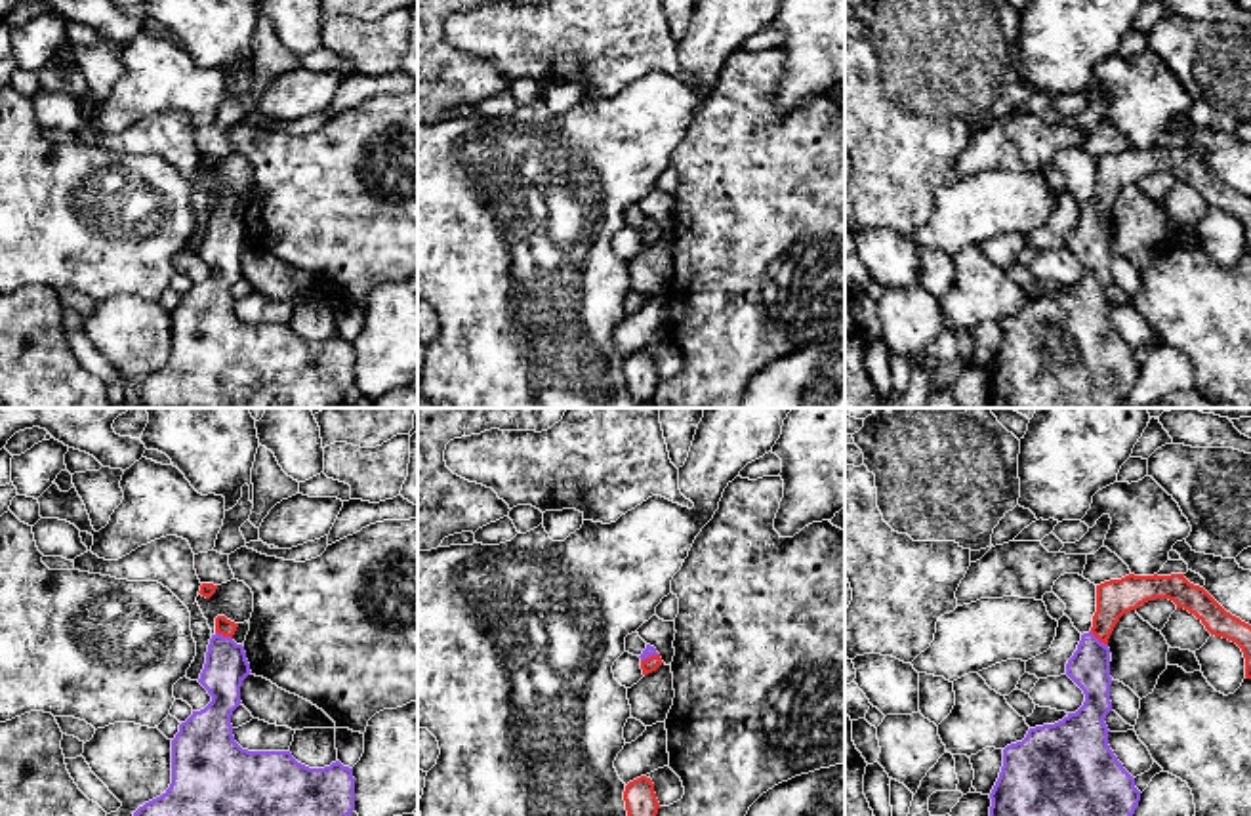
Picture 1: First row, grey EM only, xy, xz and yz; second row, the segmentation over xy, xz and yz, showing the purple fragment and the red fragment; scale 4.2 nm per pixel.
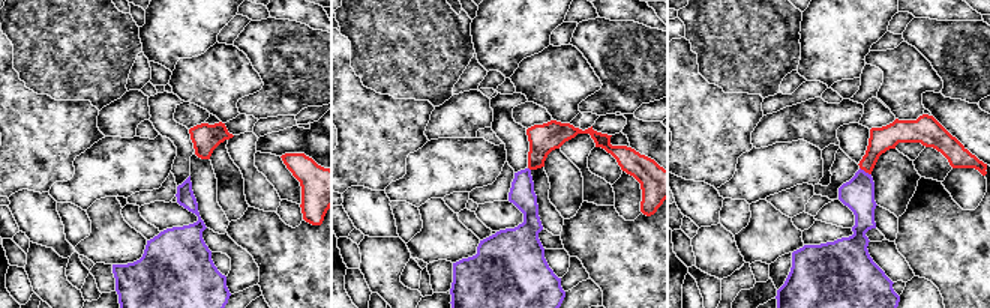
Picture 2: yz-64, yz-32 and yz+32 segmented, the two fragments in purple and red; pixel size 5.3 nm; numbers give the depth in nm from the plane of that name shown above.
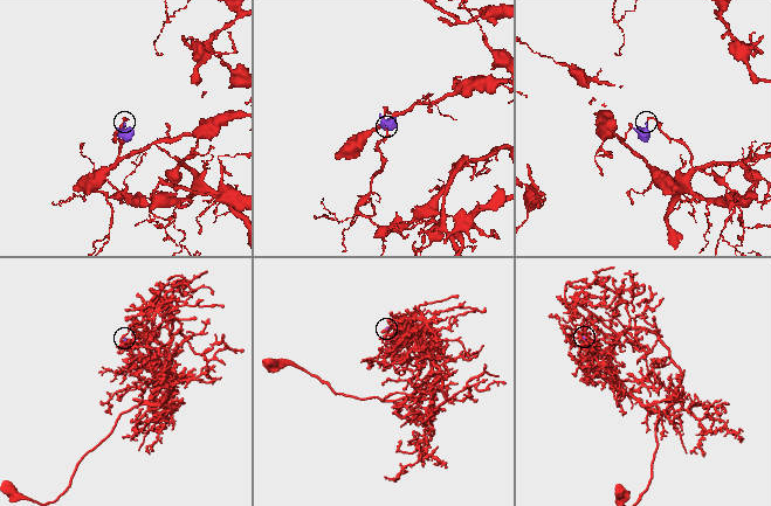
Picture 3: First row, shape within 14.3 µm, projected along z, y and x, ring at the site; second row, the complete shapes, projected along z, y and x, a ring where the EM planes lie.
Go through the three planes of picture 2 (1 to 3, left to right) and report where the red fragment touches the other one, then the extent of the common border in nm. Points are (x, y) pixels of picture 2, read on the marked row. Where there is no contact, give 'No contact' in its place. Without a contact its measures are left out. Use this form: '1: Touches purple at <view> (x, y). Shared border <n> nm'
1: No contact
2: No contact
3: Touches purple at yz+32 (864, 172). Shared border 80 nm

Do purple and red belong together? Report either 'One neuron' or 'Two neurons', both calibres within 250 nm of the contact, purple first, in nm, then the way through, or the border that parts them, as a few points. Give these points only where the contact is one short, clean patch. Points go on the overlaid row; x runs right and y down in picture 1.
One neuron. Thickness 180 nm (purple) against 160 nm. Path across: yz (1089, 668), (1097, 639), (1116, 597)

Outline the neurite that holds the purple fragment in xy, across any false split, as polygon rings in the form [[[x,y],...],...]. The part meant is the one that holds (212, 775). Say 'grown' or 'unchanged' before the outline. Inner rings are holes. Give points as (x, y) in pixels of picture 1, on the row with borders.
grown | [[[225,616],[215,618],[198,679],[212,702],[179,724],[172,740],[172,784],[133,816],[349,816],[355,810],[353,768],[339,761],[309,768],[290,751],[248,751],[235,742],[231,715],[242,704],[240,686],[252,673],[244,646],[233,641],[236,627]]]

